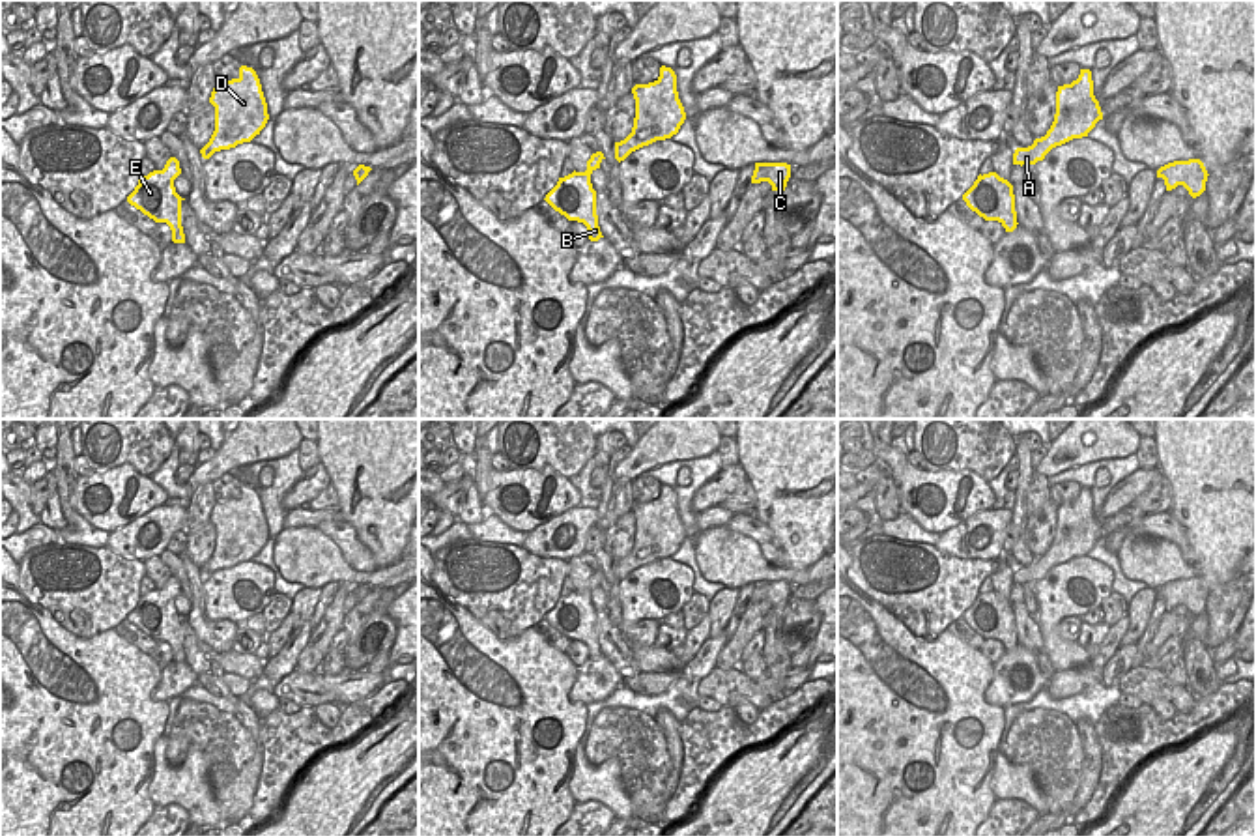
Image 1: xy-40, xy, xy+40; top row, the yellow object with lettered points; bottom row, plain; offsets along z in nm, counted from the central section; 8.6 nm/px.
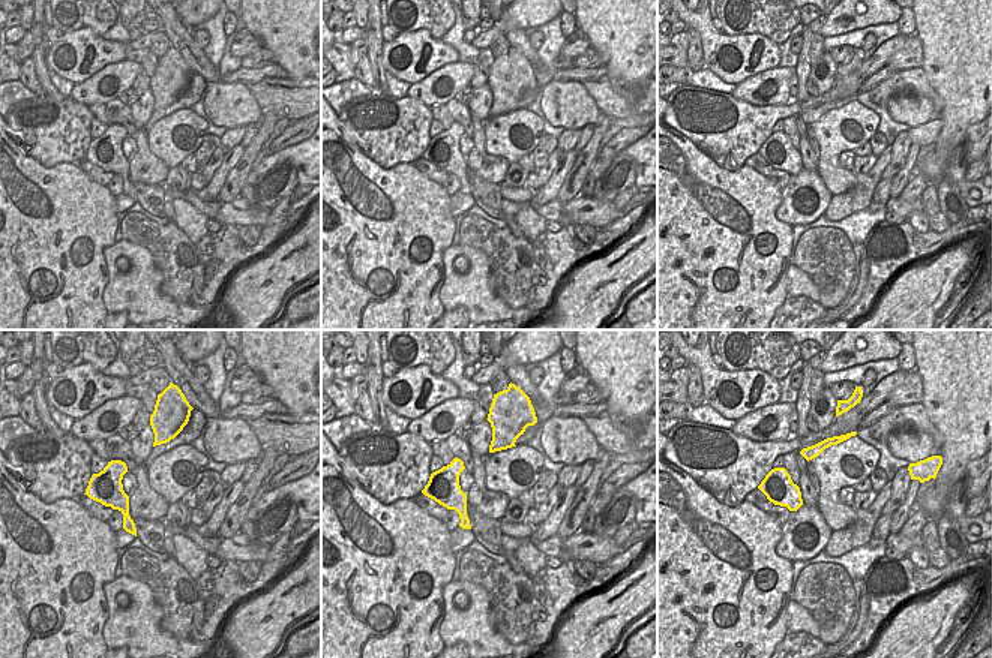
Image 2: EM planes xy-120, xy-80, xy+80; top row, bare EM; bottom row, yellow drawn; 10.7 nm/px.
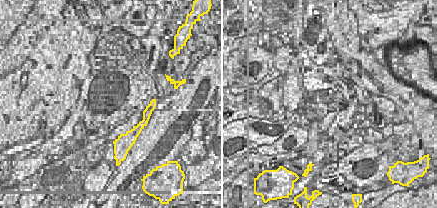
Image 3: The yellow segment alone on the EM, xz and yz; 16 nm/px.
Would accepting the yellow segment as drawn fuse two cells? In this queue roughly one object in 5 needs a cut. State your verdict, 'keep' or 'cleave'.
keep

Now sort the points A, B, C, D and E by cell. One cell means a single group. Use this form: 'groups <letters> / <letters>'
groups A B C D E

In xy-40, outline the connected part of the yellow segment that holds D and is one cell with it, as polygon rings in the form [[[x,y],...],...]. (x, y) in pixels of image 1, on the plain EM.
[[[247,484],[239,486],[237,497],[217,501],[209,522],[215,526],[215,550],[200,569],[204,578],[215,570],[250,561],[269,539],[260,497]]]

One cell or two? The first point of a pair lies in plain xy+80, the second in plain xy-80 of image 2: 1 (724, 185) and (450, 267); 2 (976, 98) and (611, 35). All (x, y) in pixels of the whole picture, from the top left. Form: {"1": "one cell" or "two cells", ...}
{"1": "two cells", "2": "one cell"}

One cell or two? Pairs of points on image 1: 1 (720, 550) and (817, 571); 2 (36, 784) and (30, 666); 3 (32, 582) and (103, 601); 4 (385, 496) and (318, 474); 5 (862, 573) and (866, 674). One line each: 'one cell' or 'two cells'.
1: one cell
2: one cell
3: one cell
4: two cells
5: two cells

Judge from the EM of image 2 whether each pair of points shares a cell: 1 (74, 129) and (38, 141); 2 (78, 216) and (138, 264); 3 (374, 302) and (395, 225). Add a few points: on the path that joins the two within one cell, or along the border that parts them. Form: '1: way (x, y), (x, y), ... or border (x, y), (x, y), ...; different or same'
1: way (65, 129), (47, 132); same
2: border (114, 242), (104, 249), (108, 279); different
3: way (374, 282), (375, 245); same

